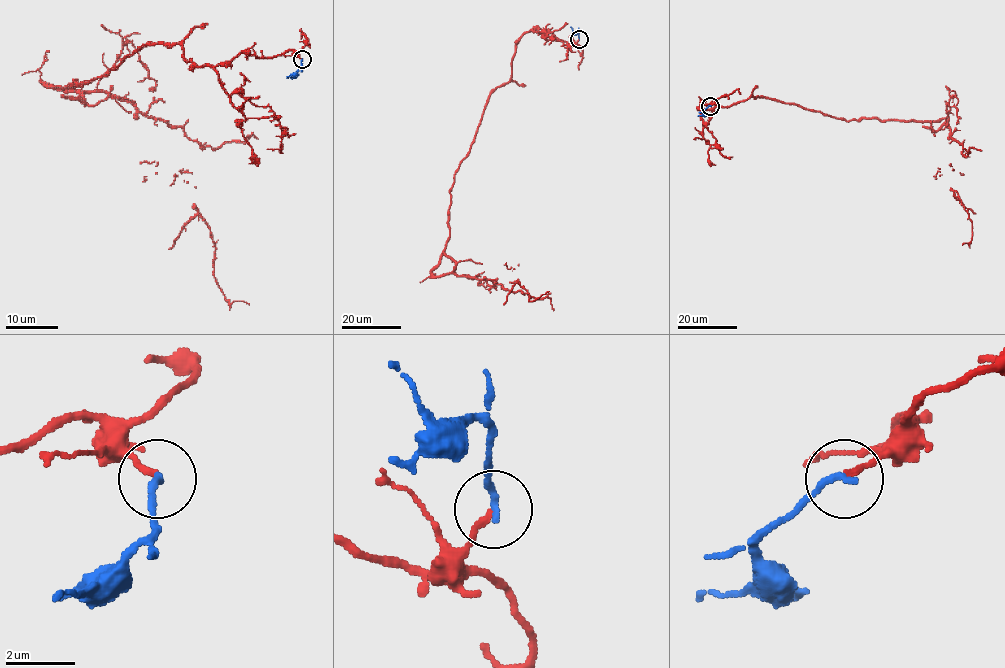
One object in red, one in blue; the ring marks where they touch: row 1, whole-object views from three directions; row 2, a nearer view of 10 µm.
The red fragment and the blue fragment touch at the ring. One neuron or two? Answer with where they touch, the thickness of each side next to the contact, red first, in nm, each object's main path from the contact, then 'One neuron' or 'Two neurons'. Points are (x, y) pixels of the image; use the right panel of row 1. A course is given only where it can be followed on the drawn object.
Place: (710, 106). Thickness 170 nm (red) against 200 nm. Course of red: (710, 105), (765, 97), (847, 121), (947, 120), (963, 155), (940, 175), (972, 223), (962, 245). Course of blue: (710, 106), (698, 116). One neuron

